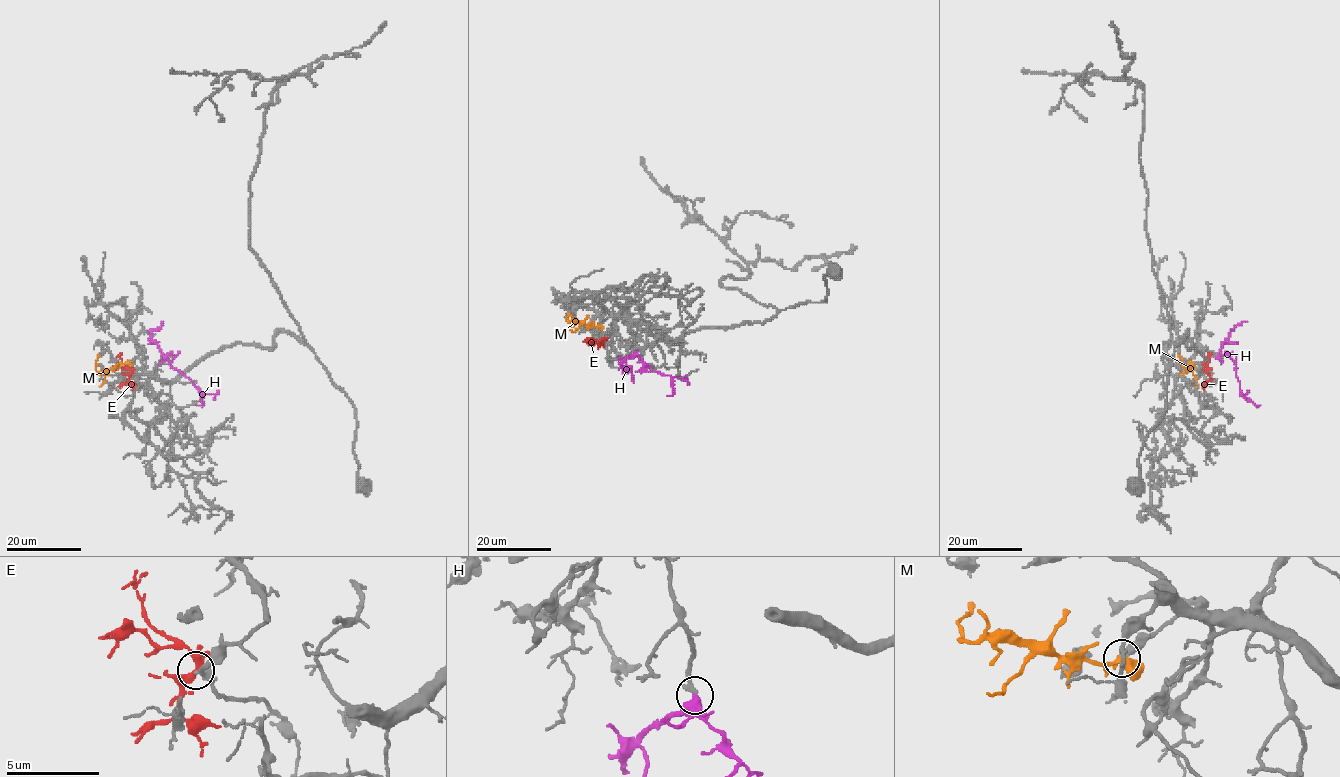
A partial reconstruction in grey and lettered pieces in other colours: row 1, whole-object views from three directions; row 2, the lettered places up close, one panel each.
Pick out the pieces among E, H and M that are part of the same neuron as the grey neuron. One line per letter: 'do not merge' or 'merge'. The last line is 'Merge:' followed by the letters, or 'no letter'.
E: do not merge
H: merge
M: do not merge
Merge: H

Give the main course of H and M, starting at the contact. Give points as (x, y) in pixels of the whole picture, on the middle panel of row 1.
H: (635, 351), (644, 363), (641, 371), (659, 371), (672, 377), (674, 392), (666, 395)
M: (599, 325), (566, 321), (569, 314)

